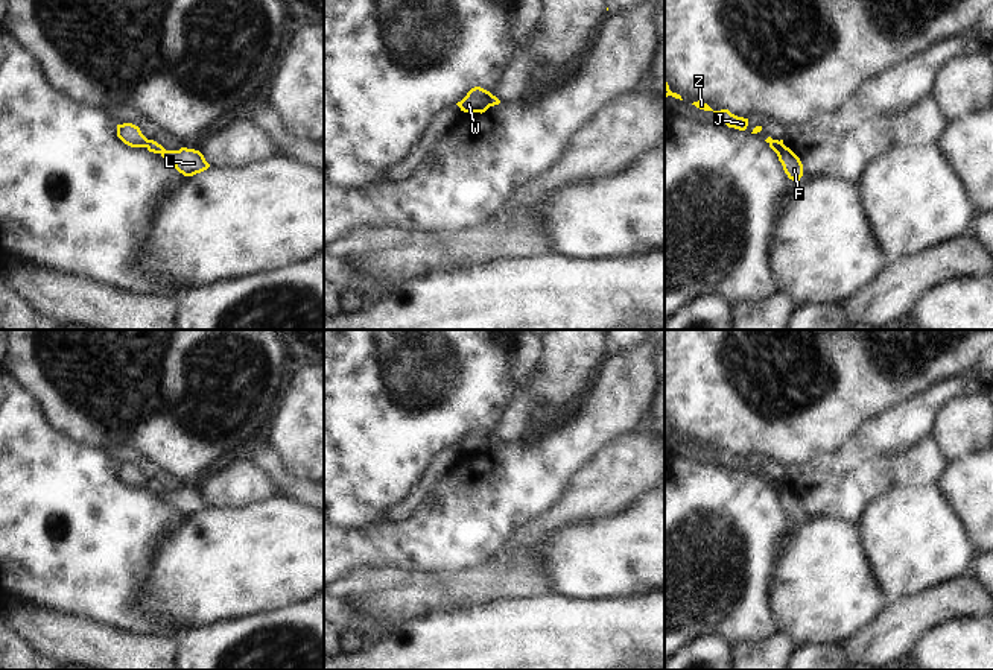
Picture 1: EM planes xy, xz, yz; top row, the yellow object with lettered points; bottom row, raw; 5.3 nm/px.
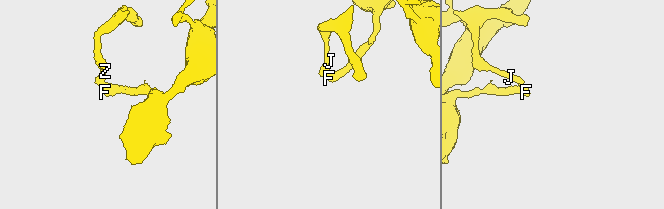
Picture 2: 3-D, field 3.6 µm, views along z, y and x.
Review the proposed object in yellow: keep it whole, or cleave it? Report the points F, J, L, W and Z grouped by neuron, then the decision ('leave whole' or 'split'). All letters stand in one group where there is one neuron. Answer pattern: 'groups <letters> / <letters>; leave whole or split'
groups F L / J W Z; split

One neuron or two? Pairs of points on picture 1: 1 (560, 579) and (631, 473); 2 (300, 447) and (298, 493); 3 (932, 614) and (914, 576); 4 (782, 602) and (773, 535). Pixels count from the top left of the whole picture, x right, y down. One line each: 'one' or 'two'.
1: two
2: two
3: two
4: two

